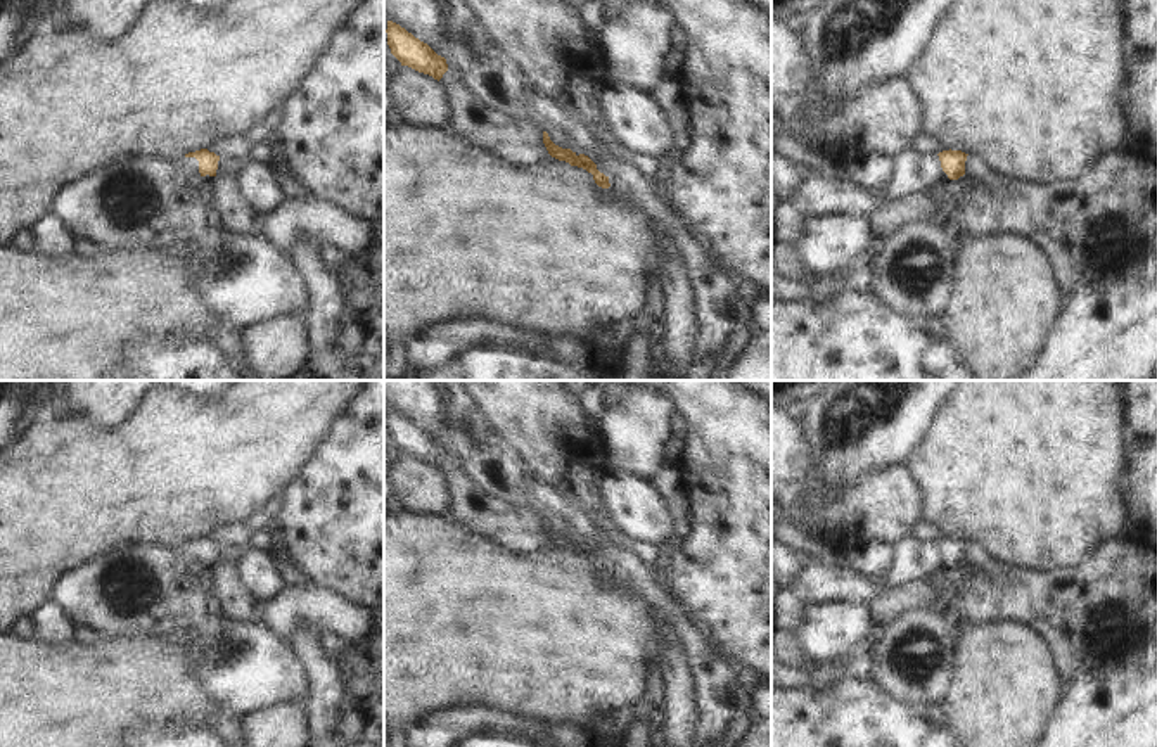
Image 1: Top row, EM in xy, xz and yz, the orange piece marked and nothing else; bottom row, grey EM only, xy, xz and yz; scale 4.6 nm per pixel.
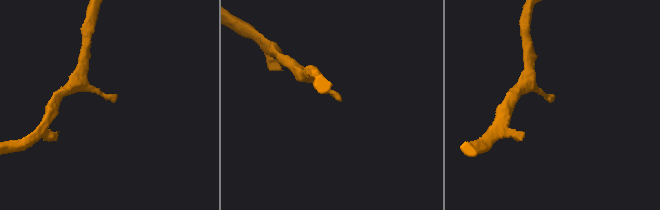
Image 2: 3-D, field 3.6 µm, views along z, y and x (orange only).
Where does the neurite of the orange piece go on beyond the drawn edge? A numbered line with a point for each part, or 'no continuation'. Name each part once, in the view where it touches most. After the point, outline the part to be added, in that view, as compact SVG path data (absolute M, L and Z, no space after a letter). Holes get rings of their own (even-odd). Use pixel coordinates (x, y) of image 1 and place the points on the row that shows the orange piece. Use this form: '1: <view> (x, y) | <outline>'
no continuation

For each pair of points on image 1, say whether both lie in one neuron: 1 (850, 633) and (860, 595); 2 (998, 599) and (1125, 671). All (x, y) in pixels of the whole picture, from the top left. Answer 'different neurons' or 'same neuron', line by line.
1: different neurons
2: same neuron

